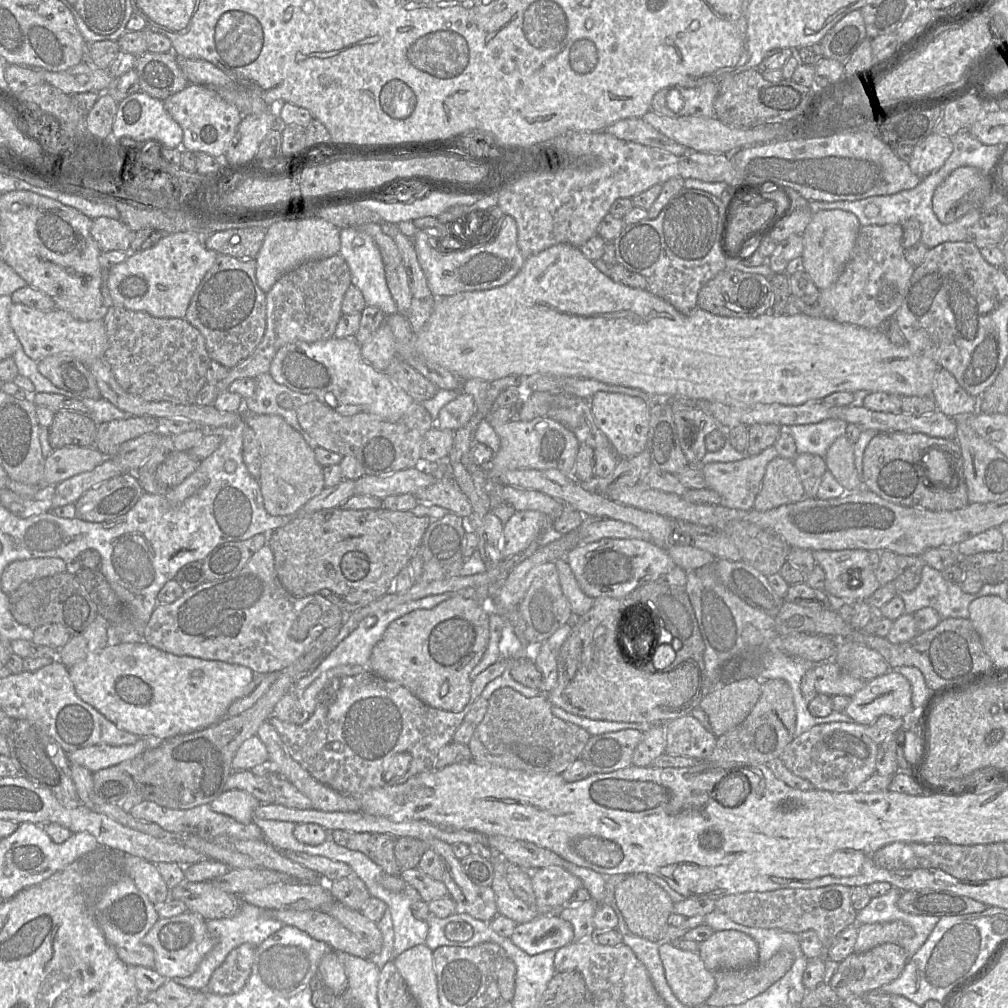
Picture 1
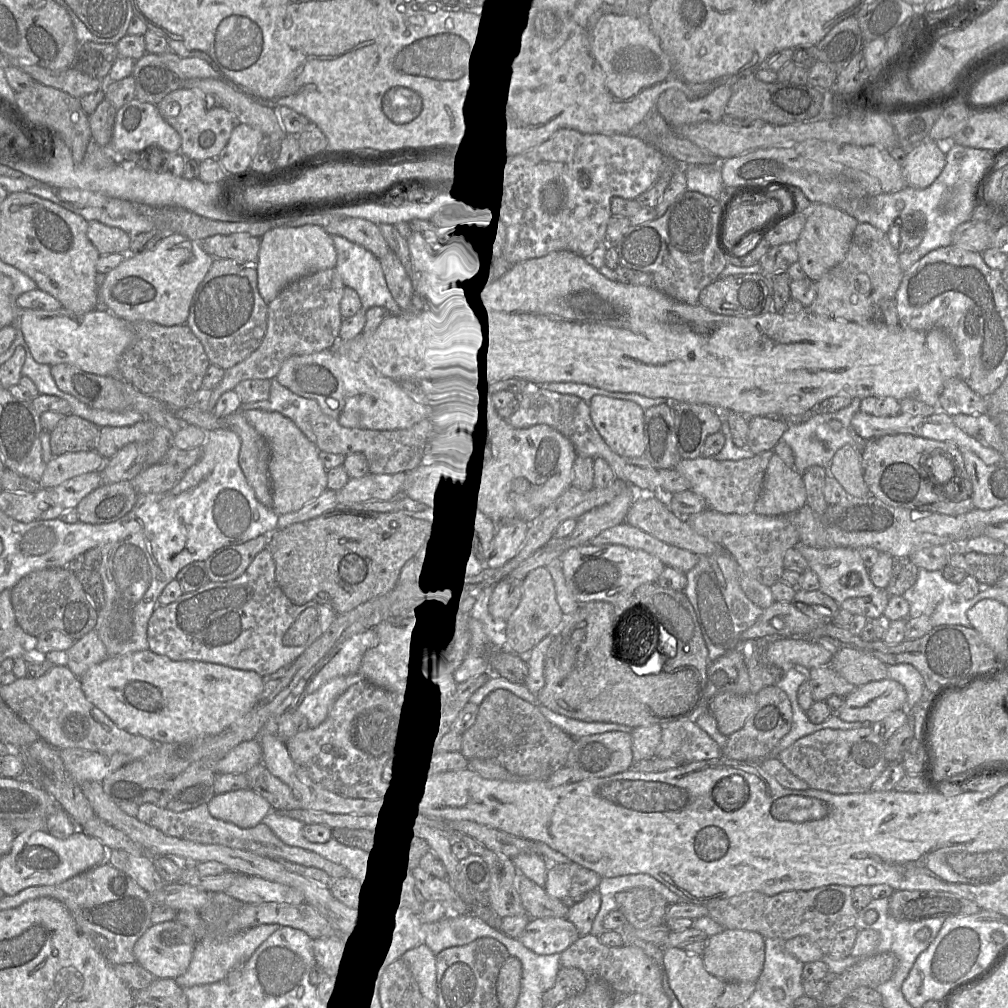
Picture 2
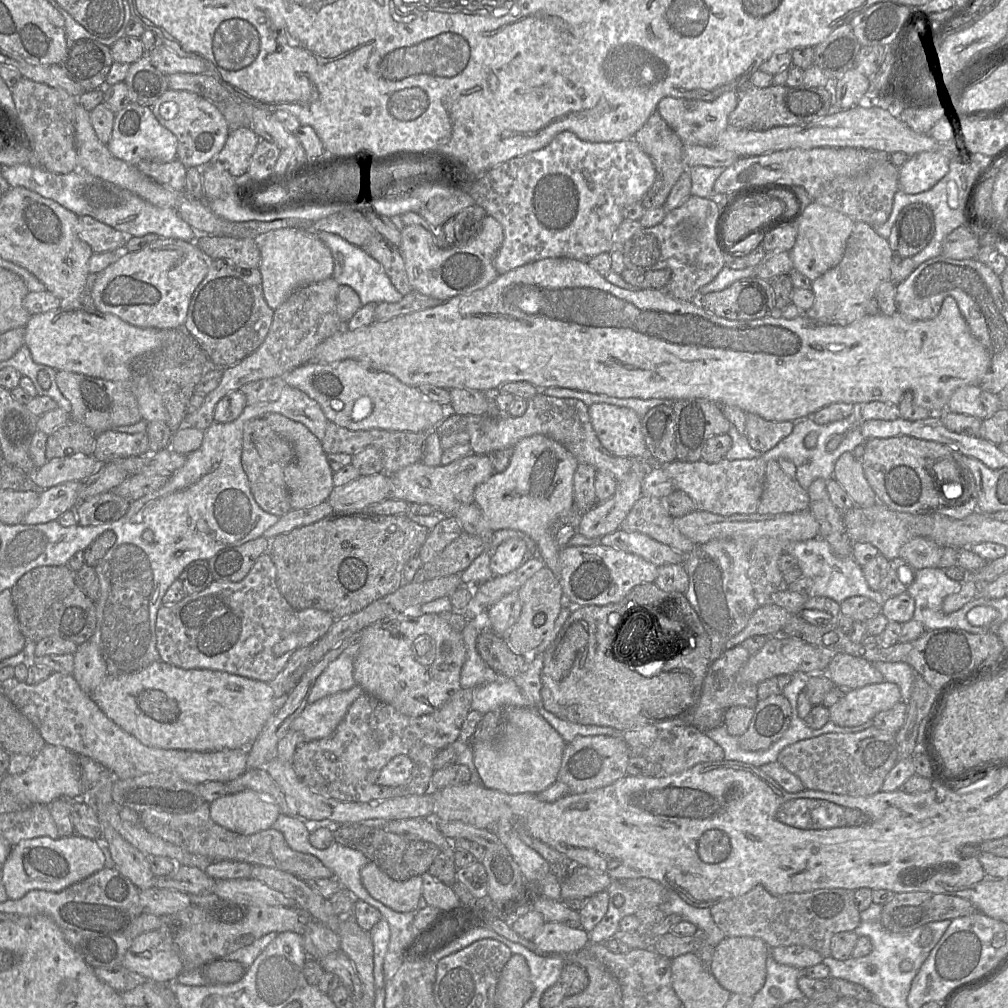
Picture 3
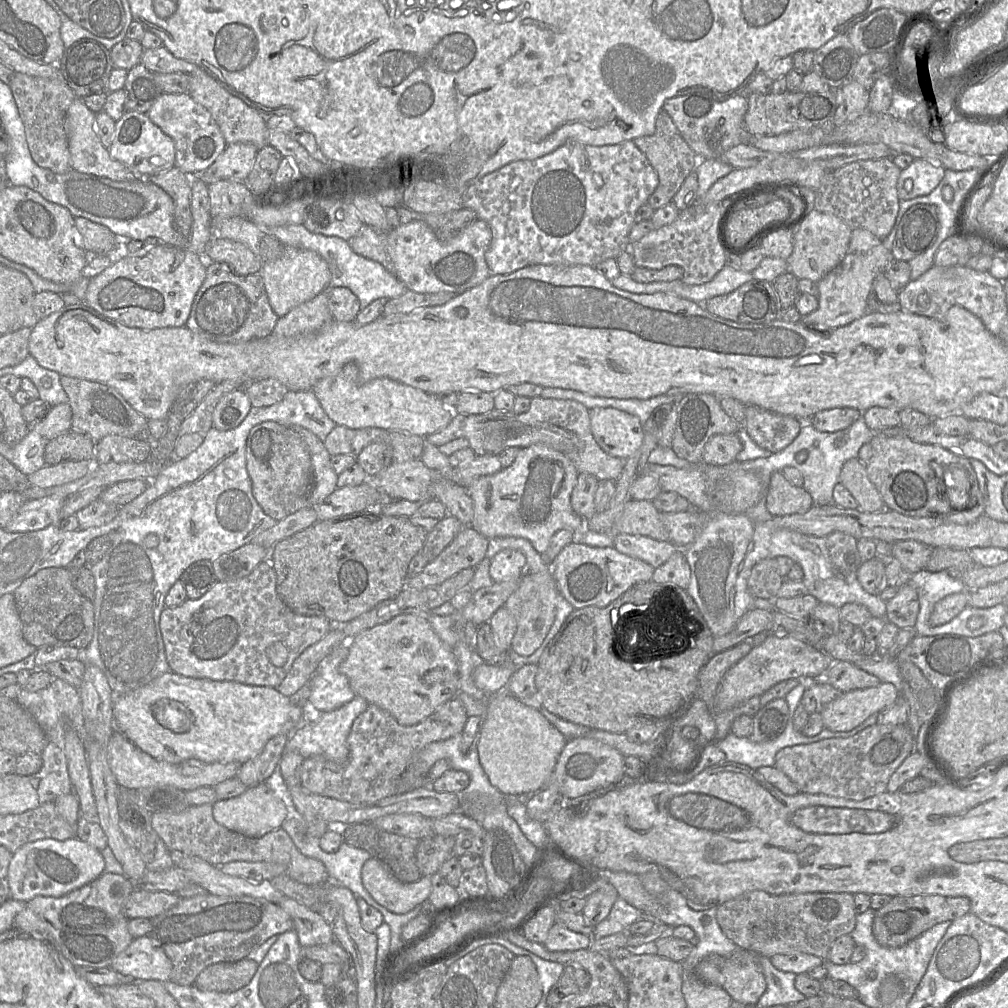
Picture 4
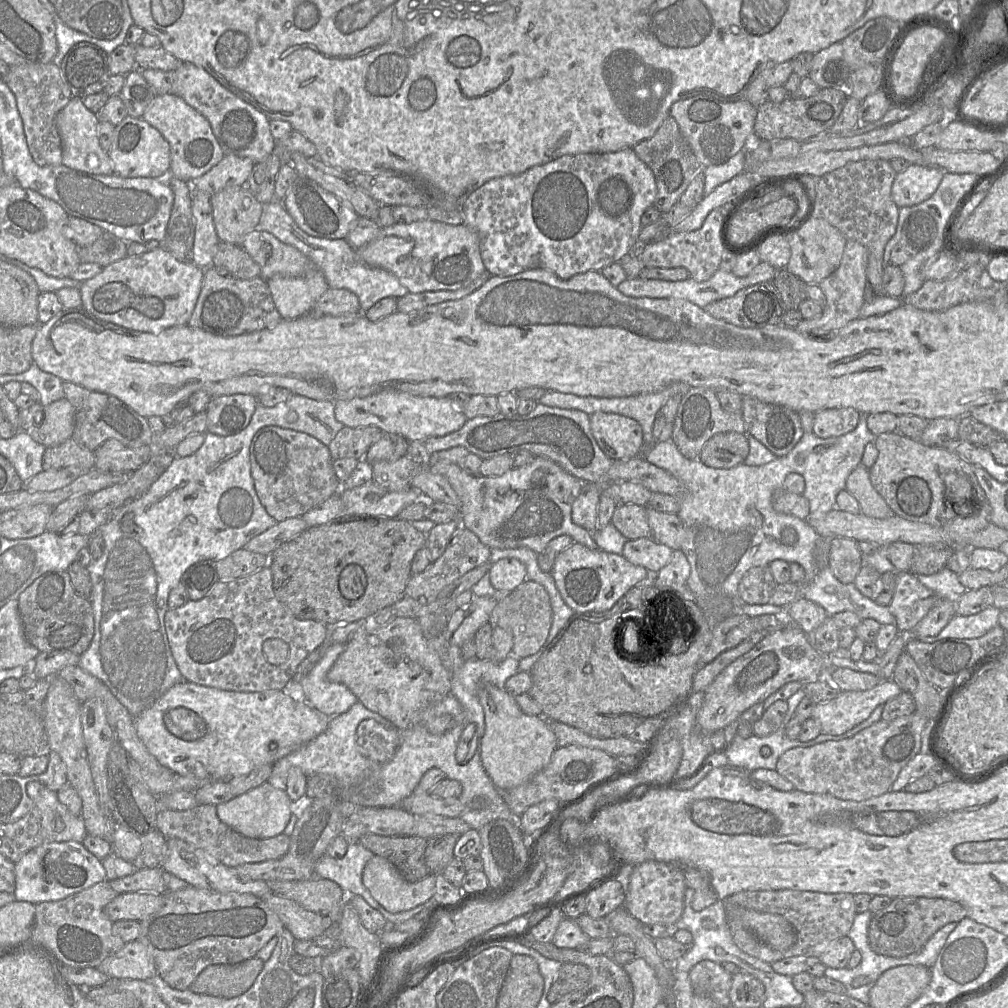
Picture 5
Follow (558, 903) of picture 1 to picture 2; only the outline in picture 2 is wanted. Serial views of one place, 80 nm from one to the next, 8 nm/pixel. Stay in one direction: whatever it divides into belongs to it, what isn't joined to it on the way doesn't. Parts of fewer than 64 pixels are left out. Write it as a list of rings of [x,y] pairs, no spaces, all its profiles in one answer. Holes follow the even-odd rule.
[[[575,862],[550,864],[544,889],[550,896],[563,900],[597,890],[601,878],[596,872]]]

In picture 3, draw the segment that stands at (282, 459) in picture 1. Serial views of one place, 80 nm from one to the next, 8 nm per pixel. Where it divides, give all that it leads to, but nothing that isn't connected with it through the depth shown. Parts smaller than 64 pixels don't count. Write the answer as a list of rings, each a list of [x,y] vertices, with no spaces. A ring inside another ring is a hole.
[[[268,413],[264,419],[271,429],[288,440],[294,450],[294,460],[284,469],[284,480],[292,510],[318,505],[328,499],[333,486],[333,471],[327,461],[321,441],[303,424],[278,413]]]

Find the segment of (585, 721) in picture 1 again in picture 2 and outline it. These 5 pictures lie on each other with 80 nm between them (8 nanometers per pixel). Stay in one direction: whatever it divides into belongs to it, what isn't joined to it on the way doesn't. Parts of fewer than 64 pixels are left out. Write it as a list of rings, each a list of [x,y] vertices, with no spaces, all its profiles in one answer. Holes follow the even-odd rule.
[[[538,702],[538,706],[542,714],[553,724],[561,728],[567,734],[575,739],[611,731],[622,731],[631,733],[633,727],[606,722],[585,722],[573,718],[569,718],[555,711],[550,710],[545,705]]]

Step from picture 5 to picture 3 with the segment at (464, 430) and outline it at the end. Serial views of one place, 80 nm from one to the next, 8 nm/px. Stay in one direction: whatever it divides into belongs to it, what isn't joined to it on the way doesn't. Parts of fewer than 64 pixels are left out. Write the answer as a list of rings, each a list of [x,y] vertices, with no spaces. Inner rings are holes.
[[[539,391],[527,400],[527,409],[522,416],[511,417],[507,414],[482,416],[458,415],[449,412],[446,418],[437,426],[440,436],[456,432],[469,434],[469,445],[472,453],[488,455],[491,452],[512,448],[520,440],[534,435],[546,436],[568,450],[581,464],[588,464],[596,471],[603,471],[611,475],[617,482],[622,480],[630,471],[632,459],[617,457],[608,452],[600,443],[593,430],[589,407],[580,400],[572,398],[556,398]]]

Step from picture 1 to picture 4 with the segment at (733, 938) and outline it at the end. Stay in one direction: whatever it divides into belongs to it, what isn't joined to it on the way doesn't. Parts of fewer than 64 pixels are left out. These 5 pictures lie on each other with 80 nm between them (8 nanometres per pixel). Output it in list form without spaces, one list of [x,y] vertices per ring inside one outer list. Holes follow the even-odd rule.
[[[738,949],[730,957],[726,958],[725,964],[721,968],[721,972],[725,978],[722,988],[731,996],[733,1001],[739,1002],[745,1006],[755,1006],[759,998],[765,992],[766,980],[760,966],[759,957],[764,956],[757,955],[745,949]]]

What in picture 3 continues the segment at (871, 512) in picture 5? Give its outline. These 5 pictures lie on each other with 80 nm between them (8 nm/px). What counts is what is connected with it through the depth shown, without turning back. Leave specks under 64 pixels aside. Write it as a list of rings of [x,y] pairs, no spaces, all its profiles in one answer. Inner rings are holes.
[[[845,452],[837,459],[833,479],[842,486],[854,505],[869,507],[878,501],[865,478],[861,461],[852,452]]]

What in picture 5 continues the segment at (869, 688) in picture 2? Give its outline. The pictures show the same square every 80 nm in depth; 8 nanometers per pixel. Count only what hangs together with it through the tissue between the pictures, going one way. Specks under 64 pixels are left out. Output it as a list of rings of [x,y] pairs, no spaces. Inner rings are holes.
[[[892,679],[881,680],[869,690],[840,691],[834,699],[815,704],[810,718],[819,724],[821,733],[840,735],[865,721],[878,705],[900,692]]]

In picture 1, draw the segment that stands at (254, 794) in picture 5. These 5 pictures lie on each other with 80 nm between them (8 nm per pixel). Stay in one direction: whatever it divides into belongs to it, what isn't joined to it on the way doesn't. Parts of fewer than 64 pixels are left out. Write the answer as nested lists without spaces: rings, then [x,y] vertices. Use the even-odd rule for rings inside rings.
[[[227,790],[209,805],[217,813],[228,815],[236,821],[249,824],[254,820],[254,812],[260,801],[253,795],[241,790]]]

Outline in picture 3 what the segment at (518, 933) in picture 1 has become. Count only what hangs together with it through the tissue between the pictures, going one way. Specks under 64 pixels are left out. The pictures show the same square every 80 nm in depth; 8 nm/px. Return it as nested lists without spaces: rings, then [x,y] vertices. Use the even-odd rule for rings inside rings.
[[[545,922],[532,939],[537,951],[548,955],[567,956],[590,942],[588,932],[559,922]]]

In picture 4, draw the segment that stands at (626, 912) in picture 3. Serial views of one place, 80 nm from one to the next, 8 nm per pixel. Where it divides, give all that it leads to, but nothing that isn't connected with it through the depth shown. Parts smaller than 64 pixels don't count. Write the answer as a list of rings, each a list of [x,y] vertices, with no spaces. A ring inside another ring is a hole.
[[[618,897],[609,915],[594,926],[592,937],[593,939],[598,939],[618,932],[627,931],[627,928],[633,922],[643,918],[643,916],[644,913],[641,910]]]

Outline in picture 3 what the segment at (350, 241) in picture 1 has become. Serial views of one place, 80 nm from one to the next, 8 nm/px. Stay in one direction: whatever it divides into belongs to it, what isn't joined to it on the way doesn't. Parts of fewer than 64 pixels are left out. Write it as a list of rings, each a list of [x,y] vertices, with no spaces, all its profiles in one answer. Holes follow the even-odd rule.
[[[311,232],[315,233],[331,251],[334,261],[333,279],[339,285],[350,286],[358,294],[362,305],[381,302],[393,303],[402,299],[403,295],[393,286],[383,266],[368,255],[361,247],[349,243],[336,234]]]

